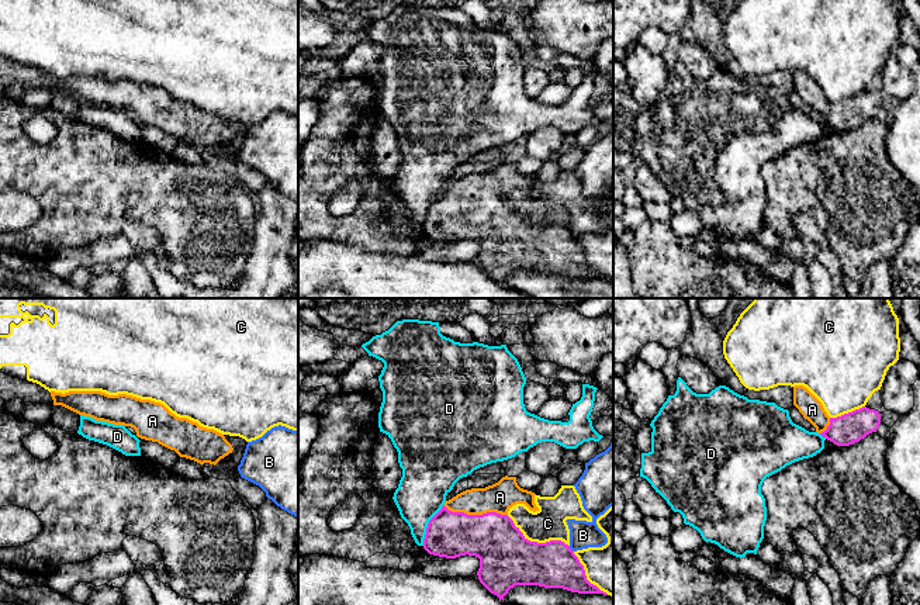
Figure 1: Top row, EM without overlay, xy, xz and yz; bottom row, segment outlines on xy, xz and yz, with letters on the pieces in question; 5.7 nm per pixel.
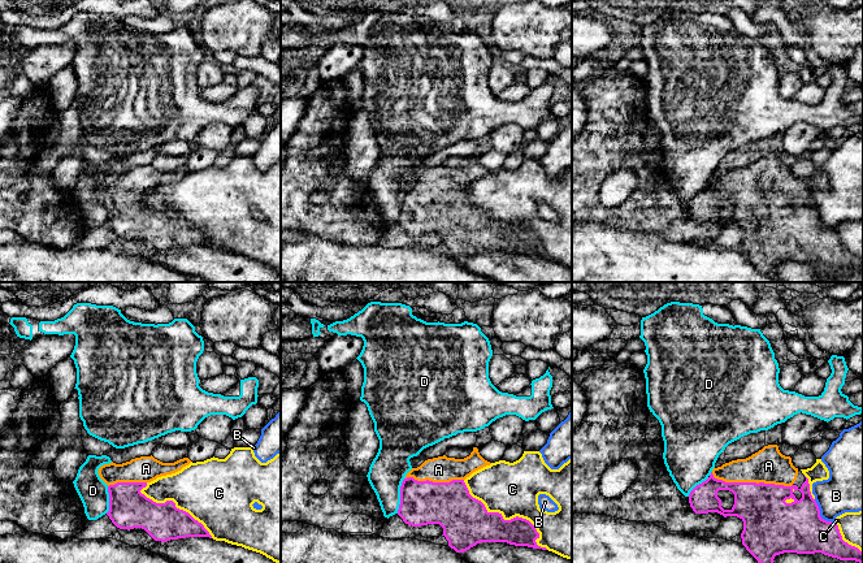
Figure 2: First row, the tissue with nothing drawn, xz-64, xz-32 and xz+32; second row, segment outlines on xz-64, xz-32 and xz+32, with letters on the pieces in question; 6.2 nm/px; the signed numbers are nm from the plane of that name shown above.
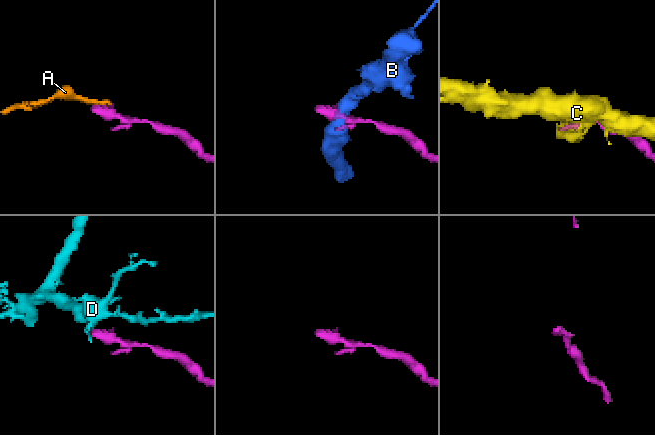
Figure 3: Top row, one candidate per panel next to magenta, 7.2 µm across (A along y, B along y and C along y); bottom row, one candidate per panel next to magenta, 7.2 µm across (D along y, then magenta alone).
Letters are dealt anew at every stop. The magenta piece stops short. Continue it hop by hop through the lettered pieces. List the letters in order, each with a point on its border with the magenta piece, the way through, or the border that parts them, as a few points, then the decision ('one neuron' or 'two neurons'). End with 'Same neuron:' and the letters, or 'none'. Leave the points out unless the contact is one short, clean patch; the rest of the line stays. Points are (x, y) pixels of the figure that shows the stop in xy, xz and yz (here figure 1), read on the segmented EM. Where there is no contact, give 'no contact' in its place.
A: contact xz (476, 515); one neuron
B: contact xz (570, 549); two neurons
C: contact xz (536, 542); two neurons
D: contact xz (428, 525); border xz (443, 504), (429, 521), (422, 545); two neurons
Same neuron: A

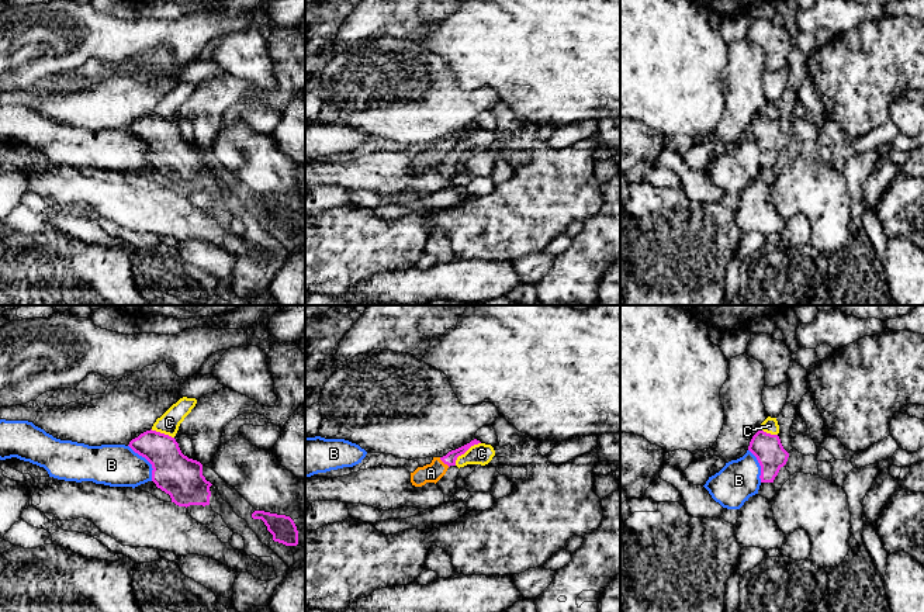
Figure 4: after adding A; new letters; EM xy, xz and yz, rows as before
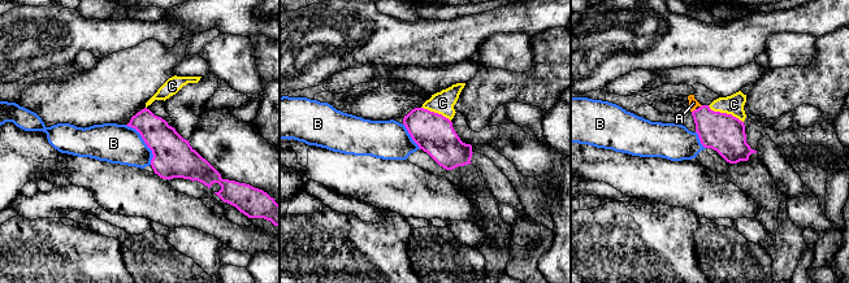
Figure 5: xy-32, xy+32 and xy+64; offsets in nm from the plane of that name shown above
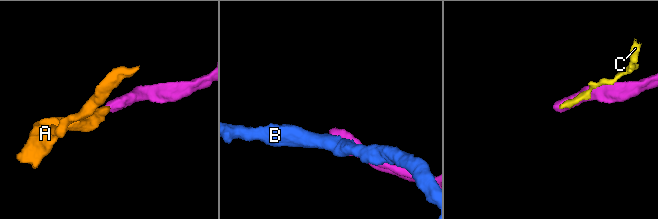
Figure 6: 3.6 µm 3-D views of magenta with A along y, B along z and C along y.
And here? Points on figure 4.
A: contact xz (445, 463); way xz (450, 457), (445, 463), (431, 473); one neuron
B: contact xy (148, 460); two neurons
C: contact xz (464, 452); border xz (480, 442), (462, 453), (454, 464); two neurons
Same neuron: A

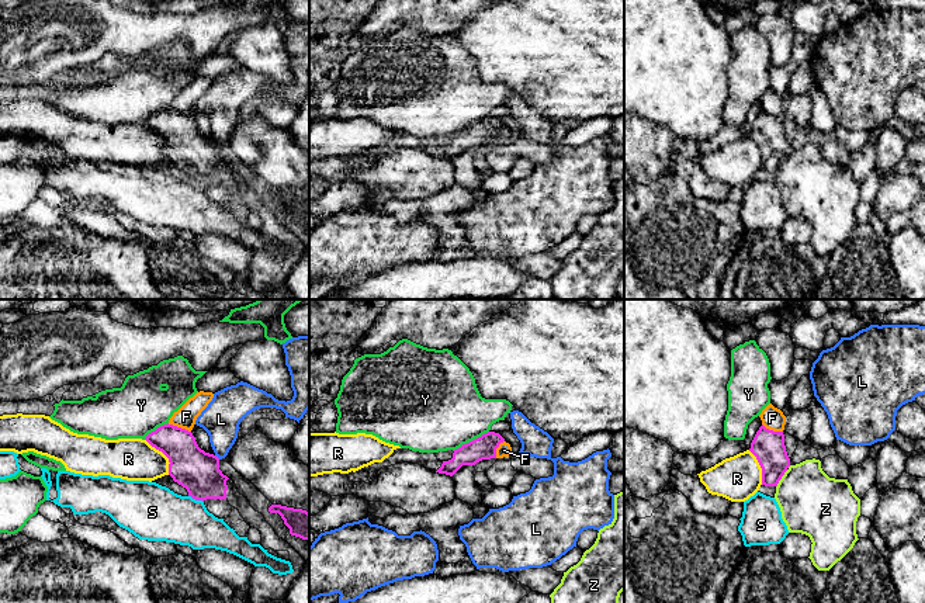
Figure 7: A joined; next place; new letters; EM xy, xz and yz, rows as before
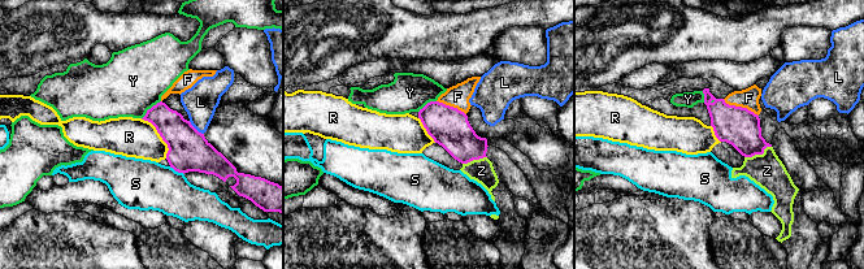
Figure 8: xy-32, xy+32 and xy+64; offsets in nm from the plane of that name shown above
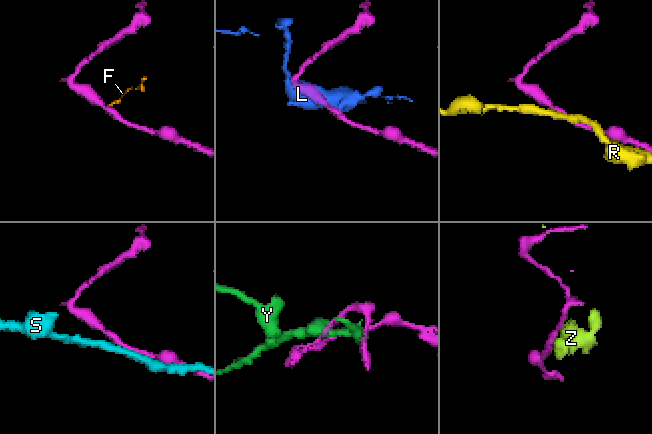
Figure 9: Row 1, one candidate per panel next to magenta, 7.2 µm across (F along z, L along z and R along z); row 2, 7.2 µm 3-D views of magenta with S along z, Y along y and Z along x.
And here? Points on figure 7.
F: contact xy (179, 428); border xy (167, 423), (190, 432); two neurons
L: contact xy (217, 457); two neurons
R: contact xy (165, 454); two neurons
S: contact xy (196, 499); two neurons
Y: contact xz (470, 442); border xz (488, 430), (453, 450); two neurons
Z: contact yz (780, 478); border yz (787, 470), (776, 487); two neurons
Same neuron: none

